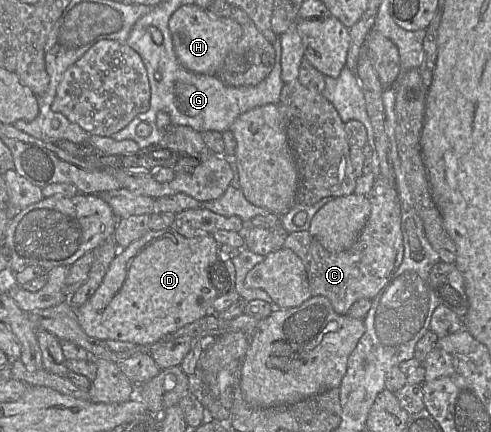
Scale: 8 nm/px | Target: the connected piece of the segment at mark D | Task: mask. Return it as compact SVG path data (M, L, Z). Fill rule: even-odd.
M164 229L158 231L149 230L140 239L131 243L124 249L119 249L115 258L109 265L109 268L95 293L78 309L76 309L77 320L82 330L90 337L100 341L120 341L135 344L139 347L149 347L162 340L166 335L171 335L176 330L199 320L205 315L209 315L213 301L218 297L217 292L211 285L208 277L209 267L218 259L218 243L208 232L197 232L193 237L179 235L173 229Z

